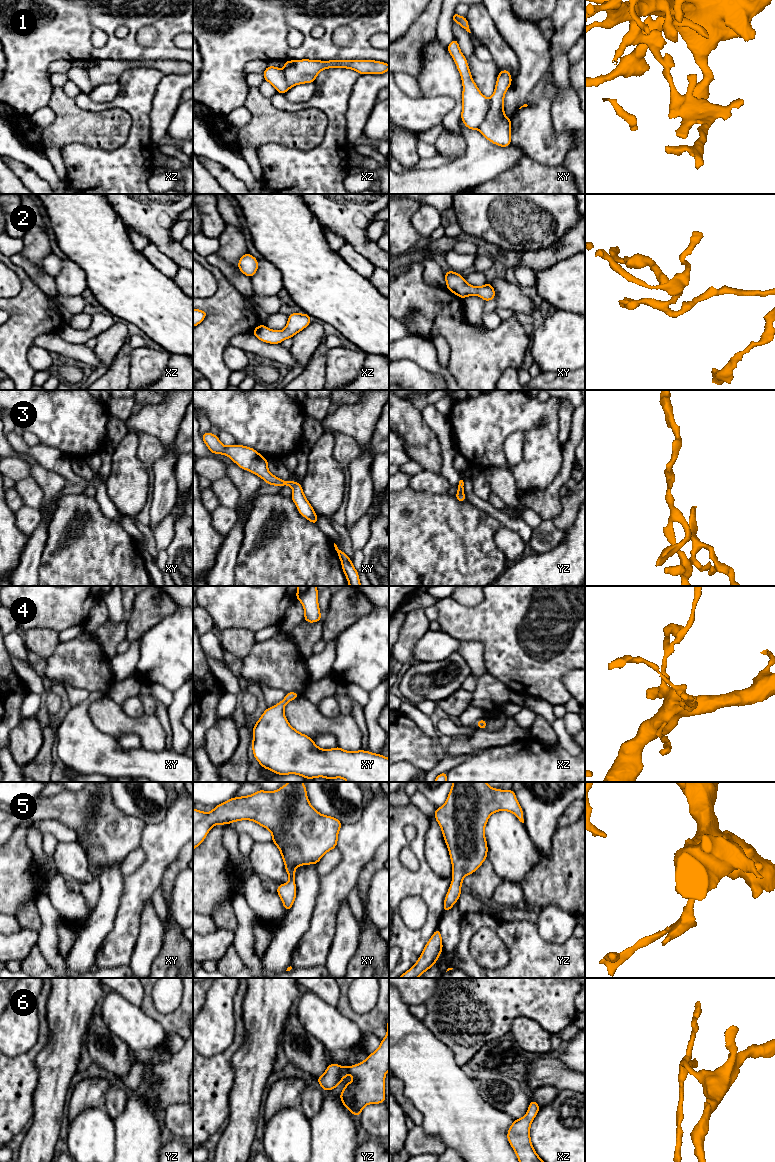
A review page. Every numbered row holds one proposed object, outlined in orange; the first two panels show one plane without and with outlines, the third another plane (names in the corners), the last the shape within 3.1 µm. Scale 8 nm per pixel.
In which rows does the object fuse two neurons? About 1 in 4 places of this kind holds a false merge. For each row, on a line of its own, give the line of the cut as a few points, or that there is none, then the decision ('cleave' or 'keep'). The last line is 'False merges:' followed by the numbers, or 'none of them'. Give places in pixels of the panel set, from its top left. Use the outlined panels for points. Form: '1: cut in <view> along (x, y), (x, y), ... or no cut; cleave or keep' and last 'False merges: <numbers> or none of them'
1: cut in xy along (490, 99), (489, 110), (478, 128); cleave
2: no cut; keep
3: no cut; keep
4: no cut; keep
5: no cut; keep
6: no cut; keep
False merges: 1

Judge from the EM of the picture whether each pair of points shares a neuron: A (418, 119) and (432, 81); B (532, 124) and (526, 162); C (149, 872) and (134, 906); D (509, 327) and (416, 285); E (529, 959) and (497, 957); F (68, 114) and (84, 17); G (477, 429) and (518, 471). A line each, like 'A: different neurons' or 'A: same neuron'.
A: different neurons
B: different neurons
C: same neuron
D: same neuron
E: different neurons
F: different neurons
G: same neuron

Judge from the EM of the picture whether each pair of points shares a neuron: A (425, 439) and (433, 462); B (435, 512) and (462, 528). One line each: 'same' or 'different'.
A: same
B: same

